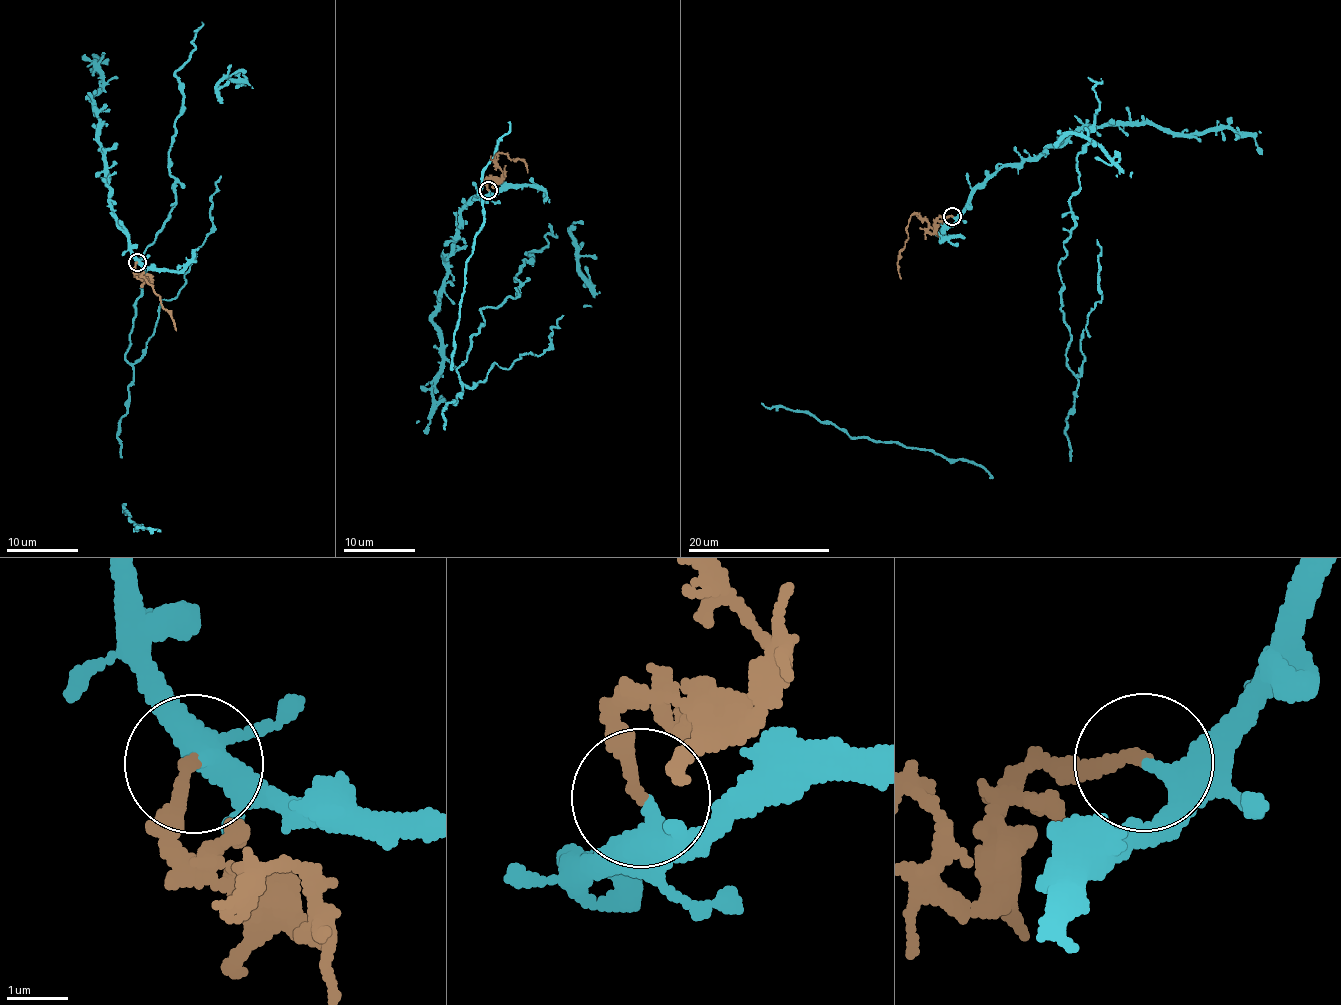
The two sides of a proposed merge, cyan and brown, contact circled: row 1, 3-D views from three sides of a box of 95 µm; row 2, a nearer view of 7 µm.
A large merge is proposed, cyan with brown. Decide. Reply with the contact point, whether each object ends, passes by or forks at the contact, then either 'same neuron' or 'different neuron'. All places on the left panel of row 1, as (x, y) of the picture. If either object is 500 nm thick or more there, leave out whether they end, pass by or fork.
(137, 262) | cyan passes by | brown ends | different neuron

